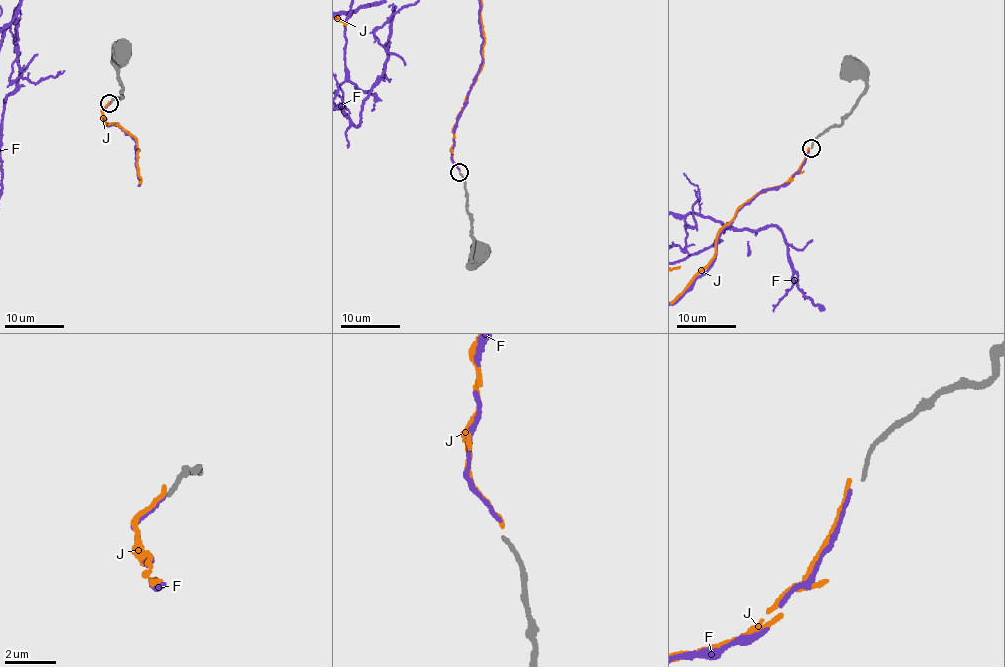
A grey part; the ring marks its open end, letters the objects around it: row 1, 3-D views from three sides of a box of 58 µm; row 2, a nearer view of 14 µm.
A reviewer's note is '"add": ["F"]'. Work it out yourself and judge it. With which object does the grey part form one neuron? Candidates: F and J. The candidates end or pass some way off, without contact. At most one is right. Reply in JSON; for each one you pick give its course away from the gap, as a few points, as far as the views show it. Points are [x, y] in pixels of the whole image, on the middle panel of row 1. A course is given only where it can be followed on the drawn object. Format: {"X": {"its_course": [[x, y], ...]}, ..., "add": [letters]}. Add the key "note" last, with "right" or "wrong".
{"add": ["F"], "note": "right"}

